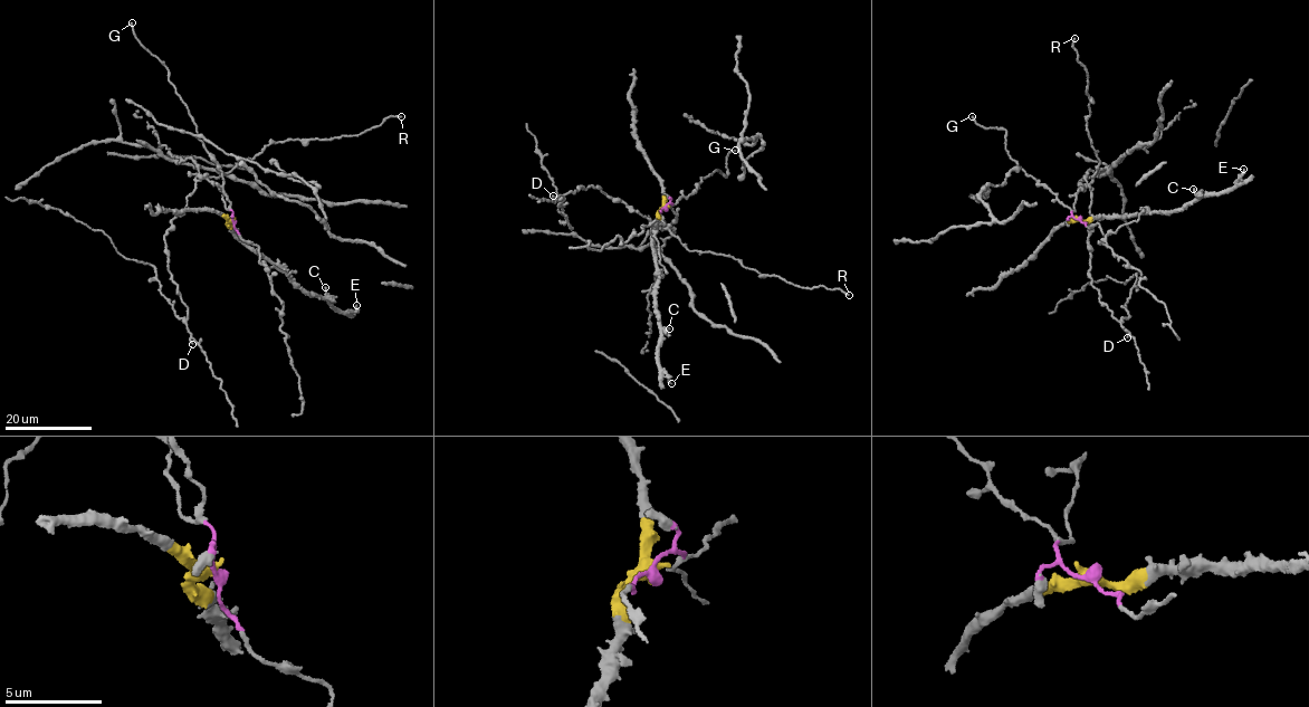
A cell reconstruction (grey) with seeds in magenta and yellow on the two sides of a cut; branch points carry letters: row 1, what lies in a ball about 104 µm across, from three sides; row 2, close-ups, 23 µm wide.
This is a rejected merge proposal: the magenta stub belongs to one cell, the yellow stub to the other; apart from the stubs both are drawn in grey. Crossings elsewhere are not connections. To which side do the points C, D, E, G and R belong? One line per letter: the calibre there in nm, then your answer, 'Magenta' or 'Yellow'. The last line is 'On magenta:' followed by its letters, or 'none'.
C: Thickness 170 nm. Yellow
D: Thickness 150 nm. Magenta
E: Thickness 170 nm. Yellow
G: Thickness 180 nm. Magenta
R: Thickness 180 nm. Magenta
On magenta: D, G, R

